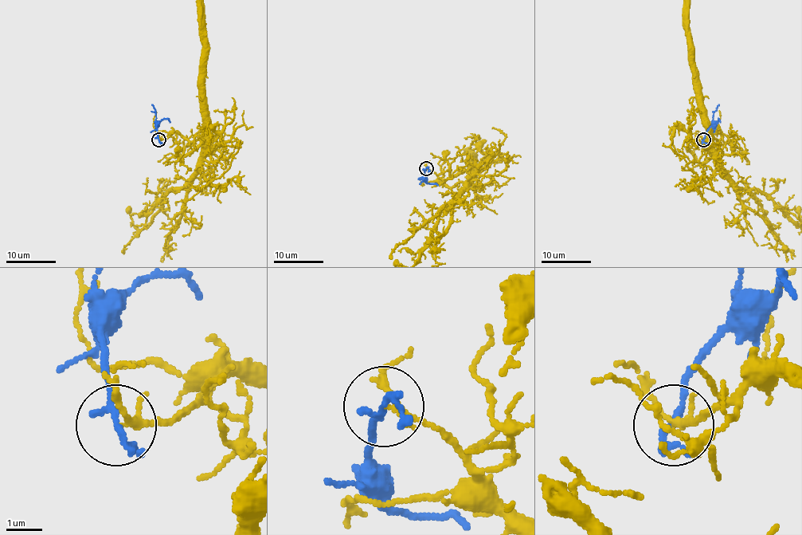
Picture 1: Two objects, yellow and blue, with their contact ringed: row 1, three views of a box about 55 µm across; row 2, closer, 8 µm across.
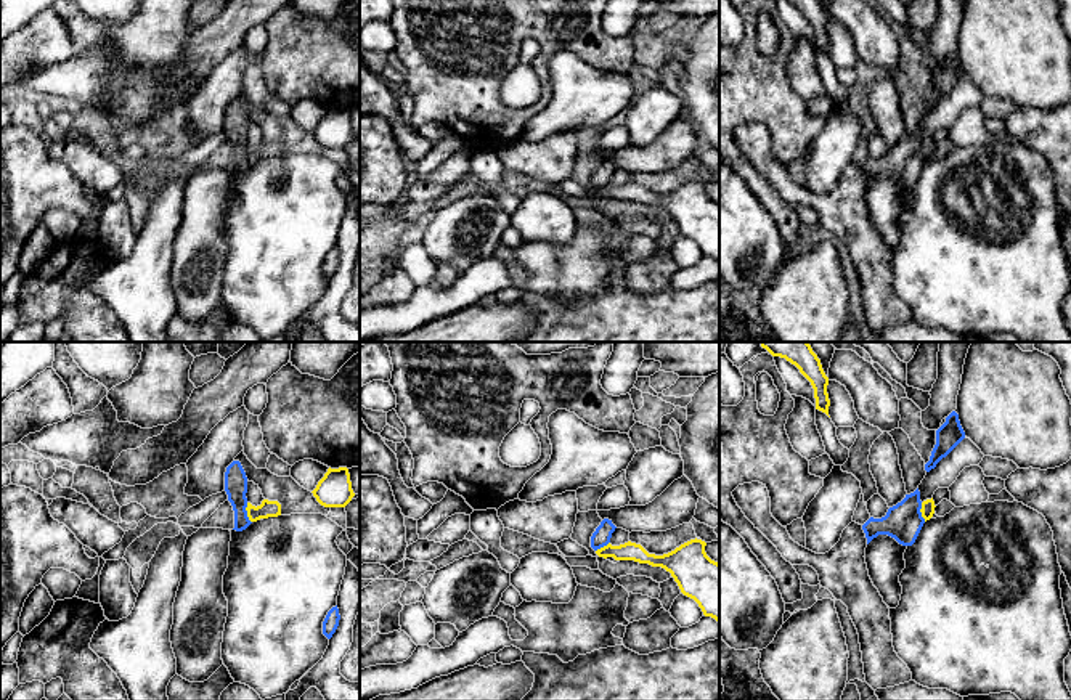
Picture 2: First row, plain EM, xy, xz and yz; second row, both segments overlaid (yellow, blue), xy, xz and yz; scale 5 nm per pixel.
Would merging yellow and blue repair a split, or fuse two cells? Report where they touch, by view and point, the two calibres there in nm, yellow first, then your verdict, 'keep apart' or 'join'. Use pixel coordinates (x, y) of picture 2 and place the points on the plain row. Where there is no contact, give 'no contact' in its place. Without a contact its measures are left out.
xy (248, 153) | 80/110 nm | keep apart

